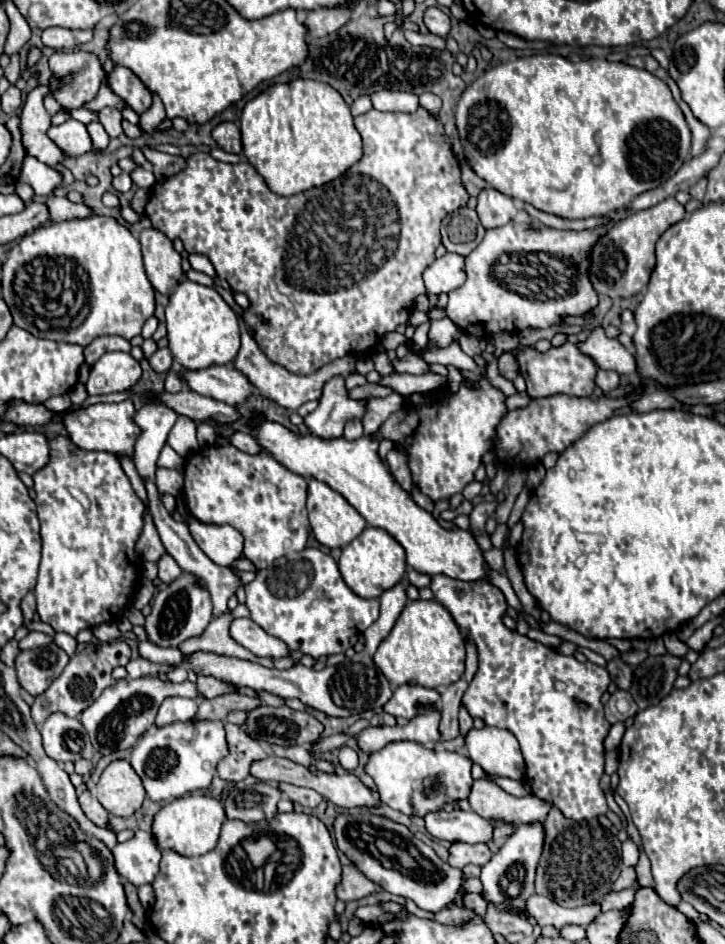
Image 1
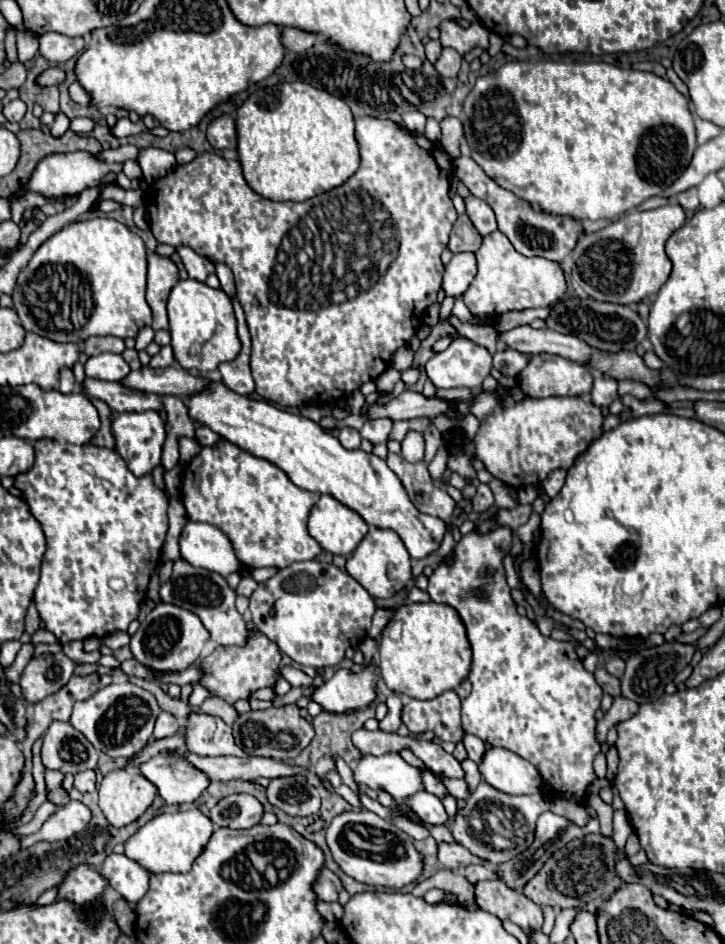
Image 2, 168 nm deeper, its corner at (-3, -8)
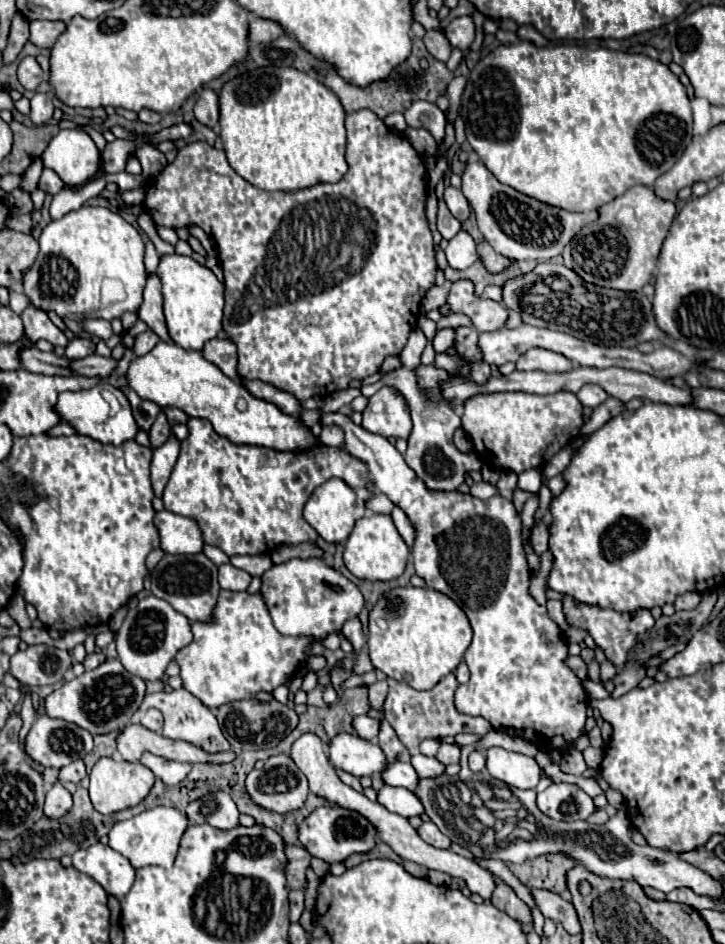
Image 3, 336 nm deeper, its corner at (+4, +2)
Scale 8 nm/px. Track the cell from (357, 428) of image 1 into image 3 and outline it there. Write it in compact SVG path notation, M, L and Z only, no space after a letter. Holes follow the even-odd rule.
M325 426L319 434L319 440L327 446L343 446L343 434L339 426Z

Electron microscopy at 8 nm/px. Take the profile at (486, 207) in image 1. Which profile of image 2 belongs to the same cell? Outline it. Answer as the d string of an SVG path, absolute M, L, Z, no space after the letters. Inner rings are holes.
M476 196L466 198L466 214L468 214L468 218L472 220L472 224L476 226L476 230L482 236L488 236L494 230L498 230L496 214L494 214L494 210L490 208L488 202L484 202L484 200L476 198Z

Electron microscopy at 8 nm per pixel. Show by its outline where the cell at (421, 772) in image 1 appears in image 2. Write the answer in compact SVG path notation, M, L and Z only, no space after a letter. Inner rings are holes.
M388 752L388 754L382 754L382 756L362 756L360 762L354 768L354 780L362 786L370 786L376 792L378 790L388 792L394 800L406 800L406 798L414 796L416 792L424 790L420 772L422 772L422 768L410 766L400 754Z

